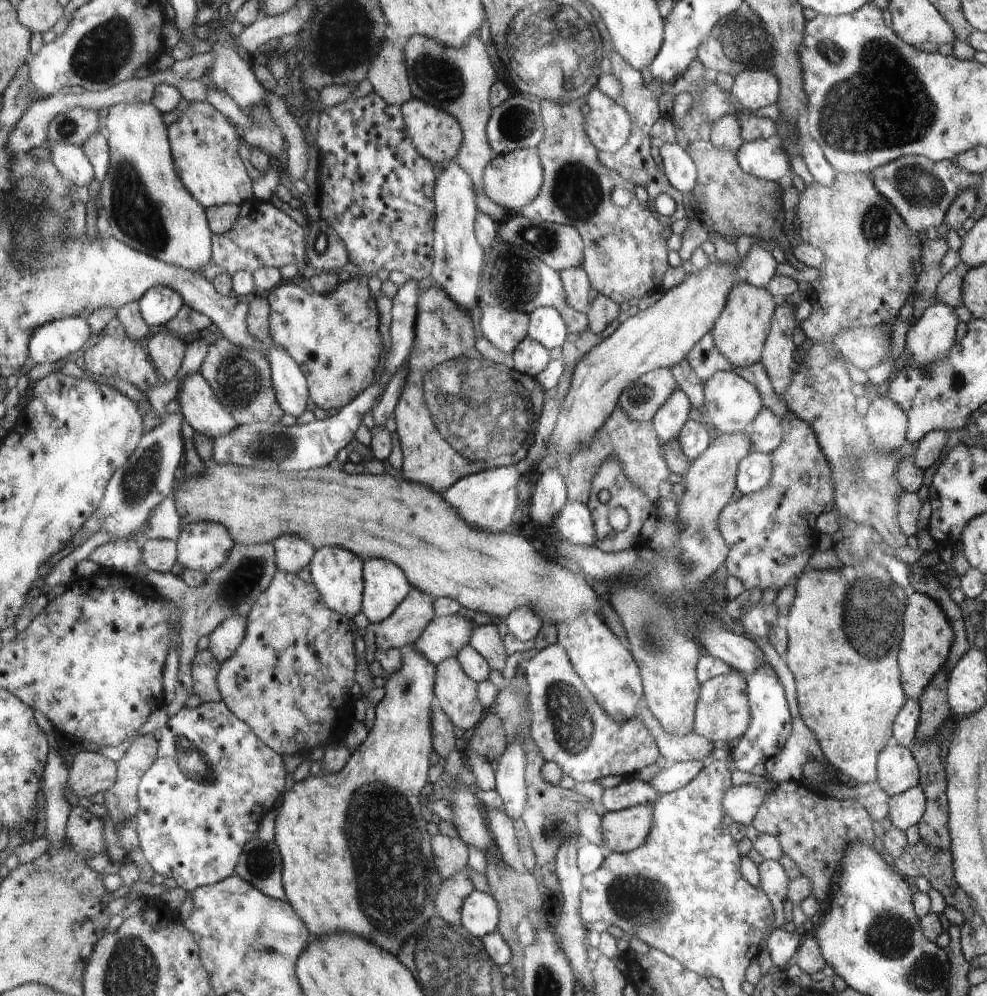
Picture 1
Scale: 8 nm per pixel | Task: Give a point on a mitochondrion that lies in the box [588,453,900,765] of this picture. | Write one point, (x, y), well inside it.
(869, 622)

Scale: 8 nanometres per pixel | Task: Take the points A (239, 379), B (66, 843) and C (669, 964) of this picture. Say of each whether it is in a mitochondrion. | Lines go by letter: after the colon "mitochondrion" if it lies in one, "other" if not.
A: mitochondrion
B: other
C: other

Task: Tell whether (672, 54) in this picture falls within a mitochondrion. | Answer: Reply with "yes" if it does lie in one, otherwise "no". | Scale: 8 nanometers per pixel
no

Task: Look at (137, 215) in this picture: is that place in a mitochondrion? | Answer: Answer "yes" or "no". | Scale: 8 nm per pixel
yes

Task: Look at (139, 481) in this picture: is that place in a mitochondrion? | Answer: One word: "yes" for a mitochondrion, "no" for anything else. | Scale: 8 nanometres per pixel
yes

